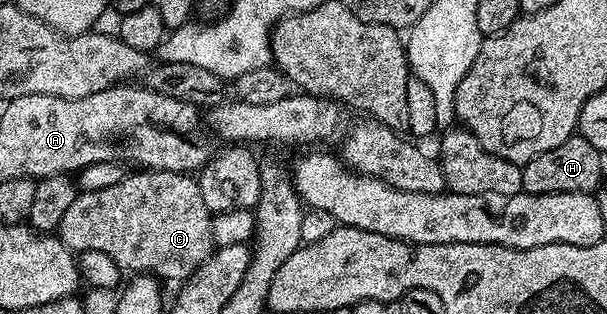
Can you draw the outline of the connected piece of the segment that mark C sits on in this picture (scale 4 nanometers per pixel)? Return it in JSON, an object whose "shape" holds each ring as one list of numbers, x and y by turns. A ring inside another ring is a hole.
{"shape":[[147,170,127,173,120,184,100,188,100,192,81,191,78,198,72,200,68,212,64,212,64,220,60,220,56,234,72,251,108,252,123,272,145,272,159,280,185,280,200,268,200,264,209,260,215,249,211,217,208,204,204,204,204,196,200,196,198,183,190,174]]}

